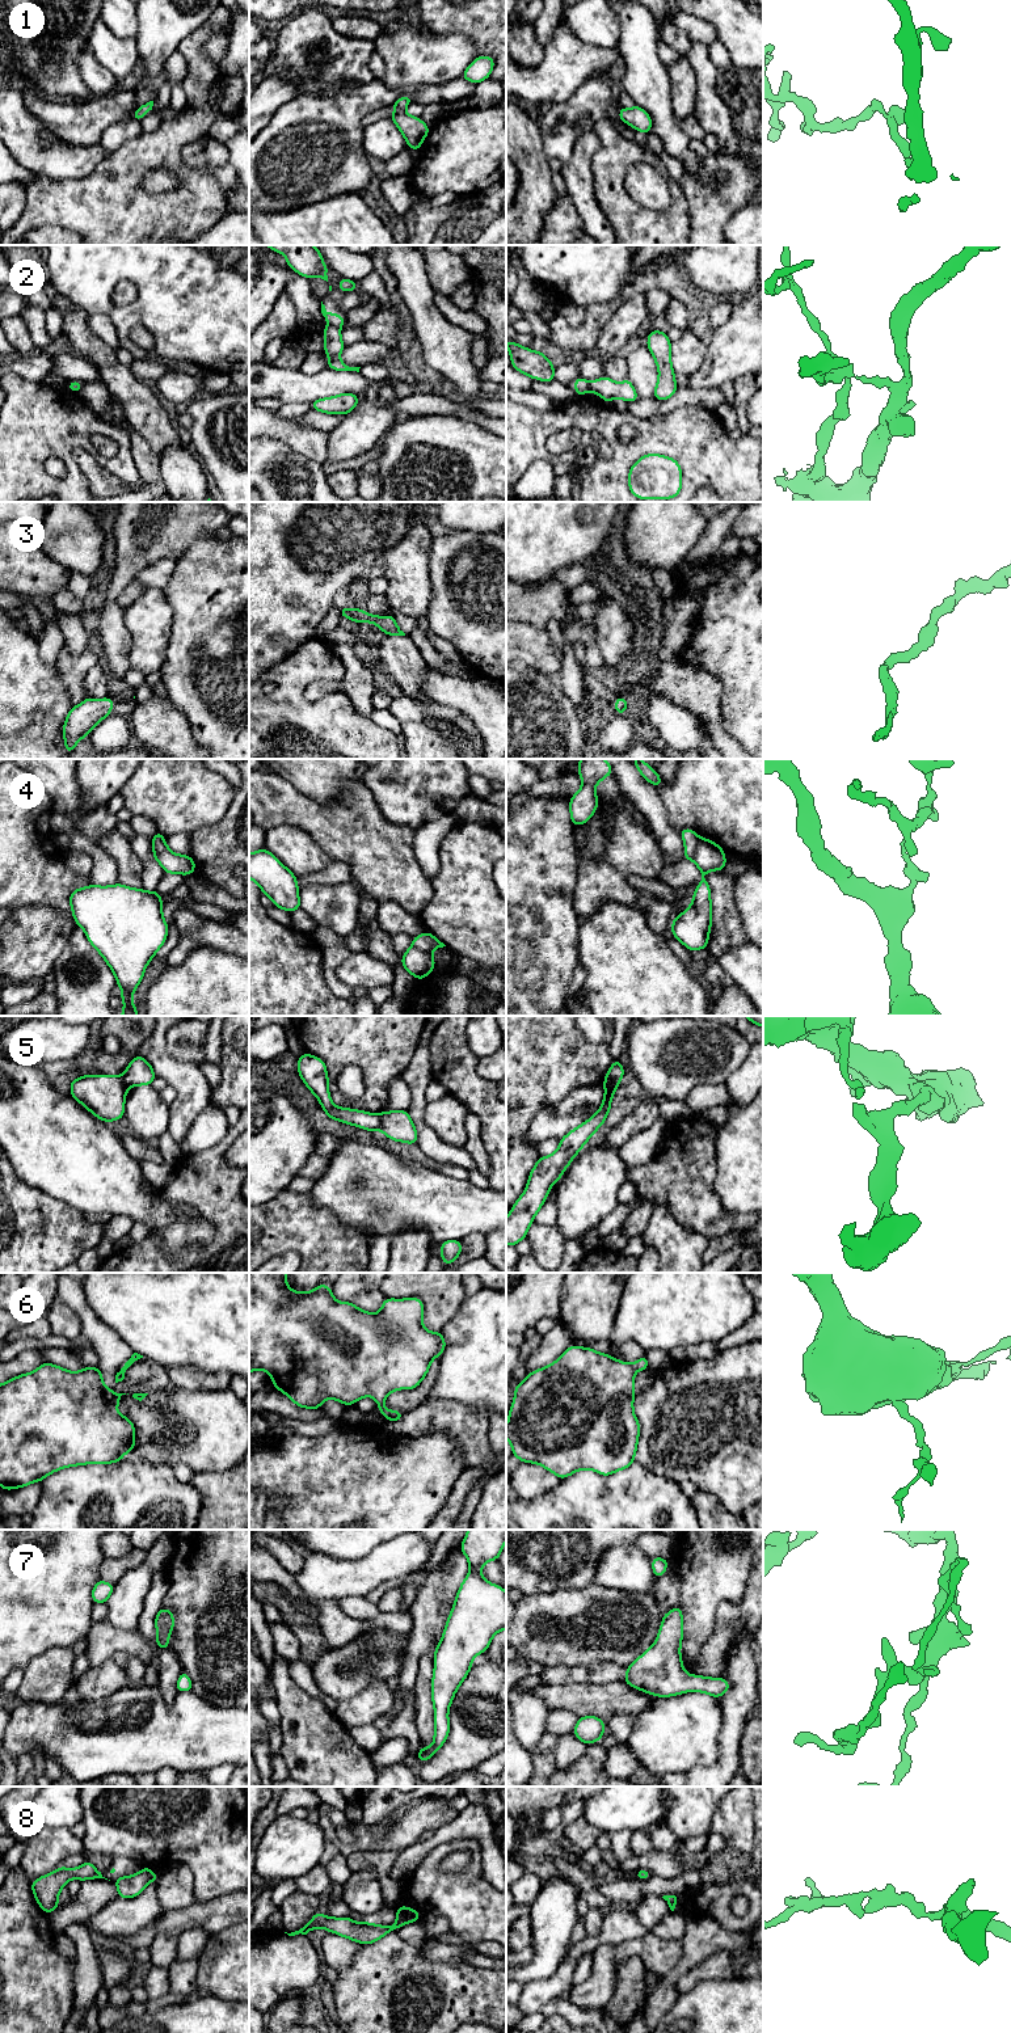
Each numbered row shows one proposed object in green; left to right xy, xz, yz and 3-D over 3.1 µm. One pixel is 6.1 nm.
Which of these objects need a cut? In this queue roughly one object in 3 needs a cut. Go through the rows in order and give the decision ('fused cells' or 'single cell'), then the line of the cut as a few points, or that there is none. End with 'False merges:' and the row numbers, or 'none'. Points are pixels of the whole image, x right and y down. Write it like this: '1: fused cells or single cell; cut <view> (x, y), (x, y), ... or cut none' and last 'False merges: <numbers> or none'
1: single cell; cut none
2: fused cells; cut yz (586, 382), (588, 389)
3: single cell; cut none
4: fused cells; cut yz (700, 839), (694, 861)
5: fused cells; cut yz (603, 1080), (615, 1080), (618, 1083)
6: single cell; cut none
7: single cell; cut none
8: single cell; cut none
False merges: 2, 4, 5

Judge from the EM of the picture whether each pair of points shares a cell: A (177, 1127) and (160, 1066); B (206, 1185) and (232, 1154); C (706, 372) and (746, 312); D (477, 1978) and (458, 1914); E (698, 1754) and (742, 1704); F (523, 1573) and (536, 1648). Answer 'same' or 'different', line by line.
A: same
B: different
C: same
D: different
E: different
F: different

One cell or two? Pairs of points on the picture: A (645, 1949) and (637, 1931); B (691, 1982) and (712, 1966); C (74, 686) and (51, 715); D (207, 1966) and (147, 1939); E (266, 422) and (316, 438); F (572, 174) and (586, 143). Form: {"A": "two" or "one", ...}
{"A": "two", "B": "one", "C": "two", "D": "two", "E": "one", "F": "one"}

